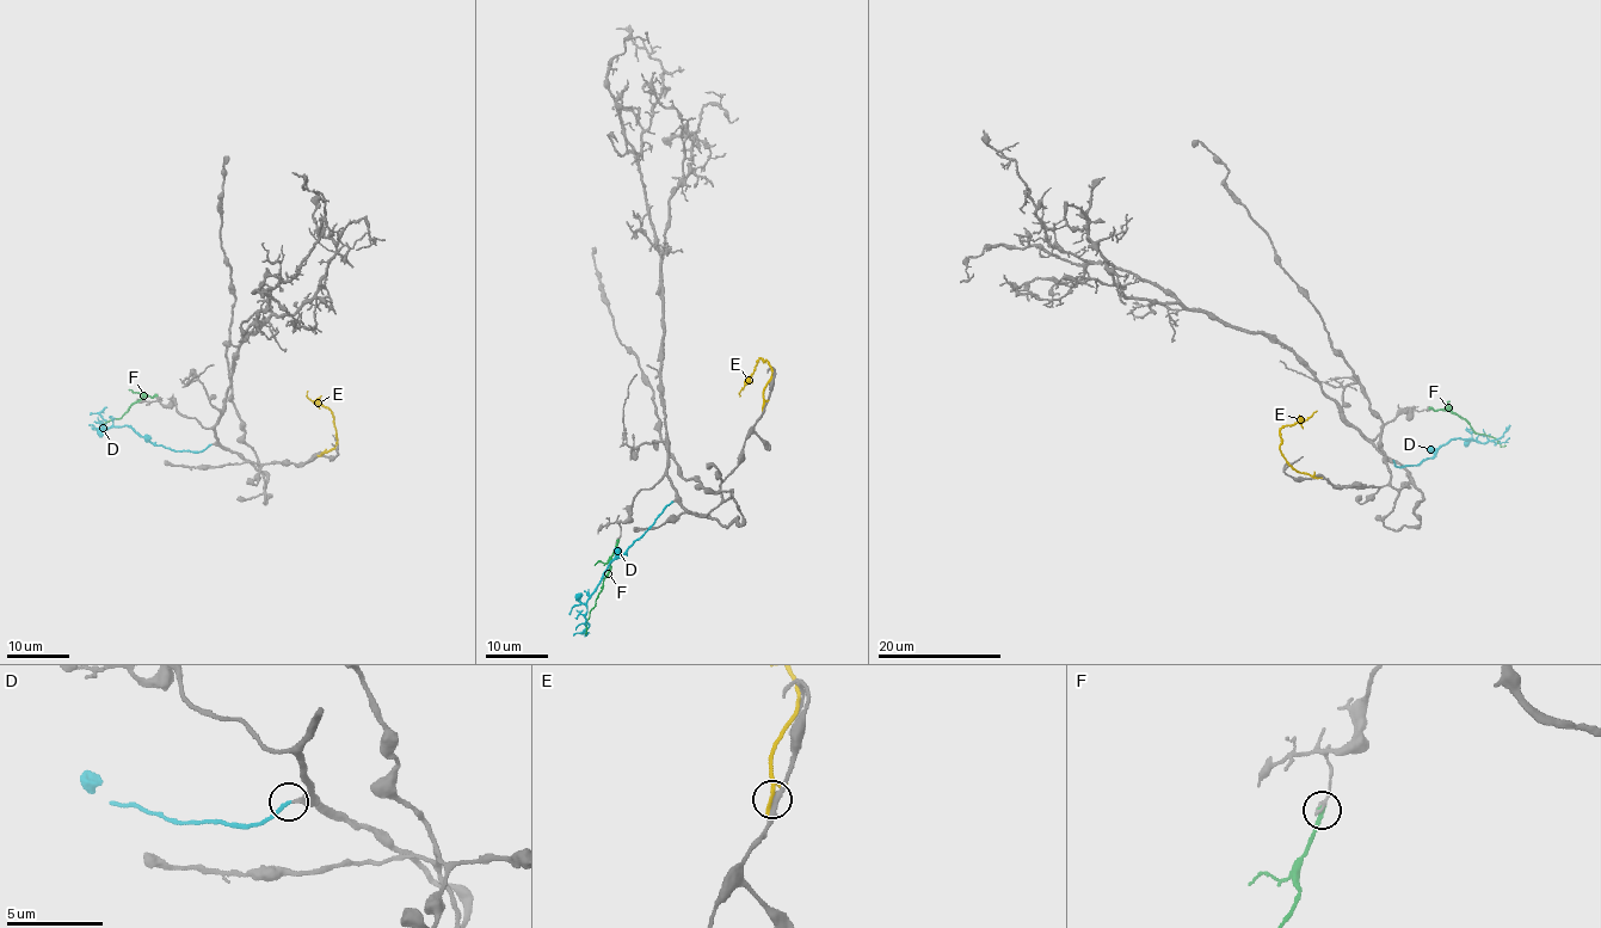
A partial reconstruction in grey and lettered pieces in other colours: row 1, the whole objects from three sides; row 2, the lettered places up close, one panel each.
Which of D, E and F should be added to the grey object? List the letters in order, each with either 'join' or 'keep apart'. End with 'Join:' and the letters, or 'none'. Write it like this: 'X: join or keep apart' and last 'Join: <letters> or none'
D: join
E: keep apart
F: keep apart
Join: D

